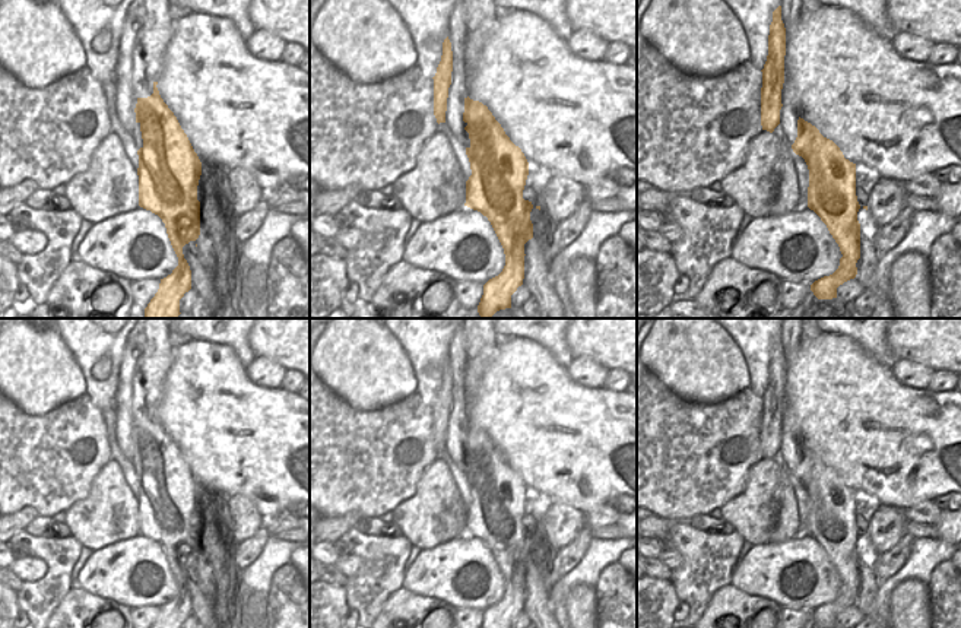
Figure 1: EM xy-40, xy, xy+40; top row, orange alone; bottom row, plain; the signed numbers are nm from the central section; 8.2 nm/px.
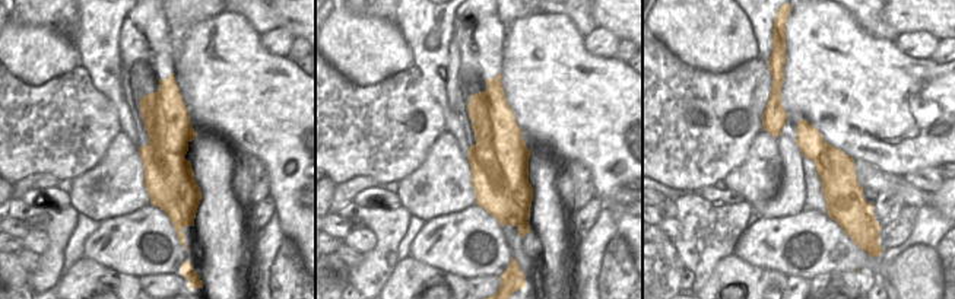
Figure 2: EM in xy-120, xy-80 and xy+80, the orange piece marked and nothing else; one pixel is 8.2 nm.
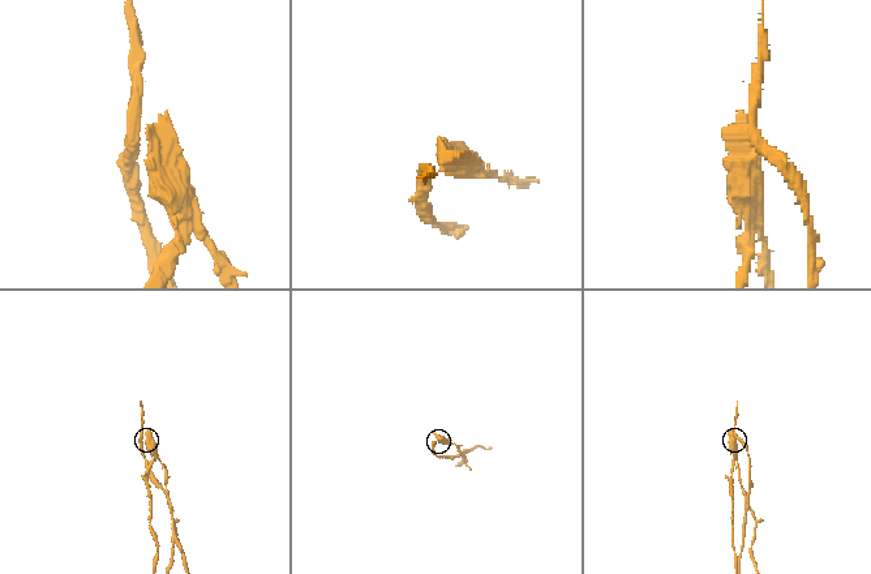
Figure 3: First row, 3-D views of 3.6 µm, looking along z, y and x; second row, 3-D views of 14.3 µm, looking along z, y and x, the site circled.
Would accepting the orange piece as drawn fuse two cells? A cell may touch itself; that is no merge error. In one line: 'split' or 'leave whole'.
split

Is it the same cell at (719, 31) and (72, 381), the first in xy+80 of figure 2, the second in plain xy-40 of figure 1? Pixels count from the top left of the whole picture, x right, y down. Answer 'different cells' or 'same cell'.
same cell

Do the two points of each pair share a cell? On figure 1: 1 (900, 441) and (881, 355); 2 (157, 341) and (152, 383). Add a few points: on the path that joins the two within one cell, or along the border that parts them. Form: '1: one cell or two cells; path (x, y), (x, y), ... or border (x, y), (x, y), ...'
1: two cells; border (858, 343), (890, 368)
2: one cell; path (154, 351), (154, 373)

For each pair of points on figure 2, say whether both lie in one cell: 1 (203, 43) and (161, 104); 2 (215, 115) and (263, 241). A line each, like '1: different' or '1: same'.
1: different
2: different

